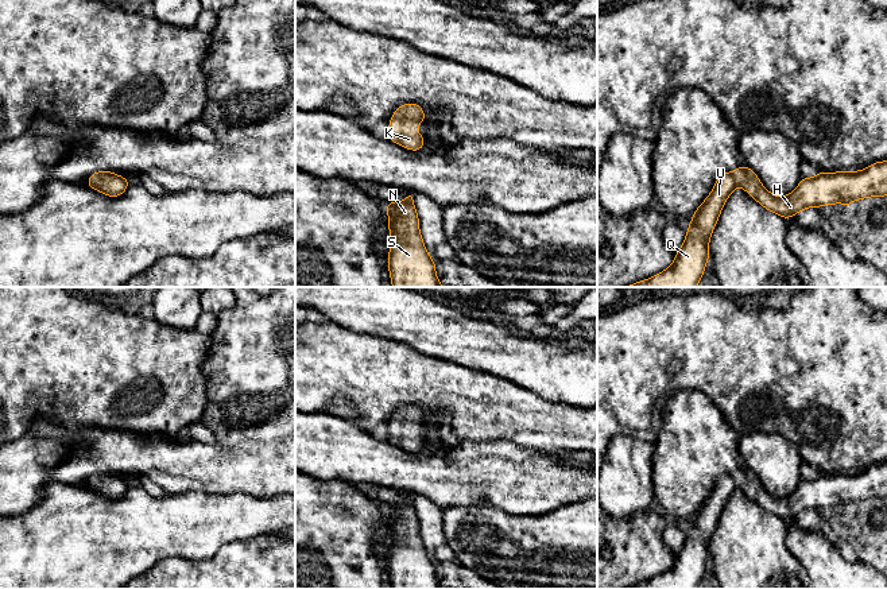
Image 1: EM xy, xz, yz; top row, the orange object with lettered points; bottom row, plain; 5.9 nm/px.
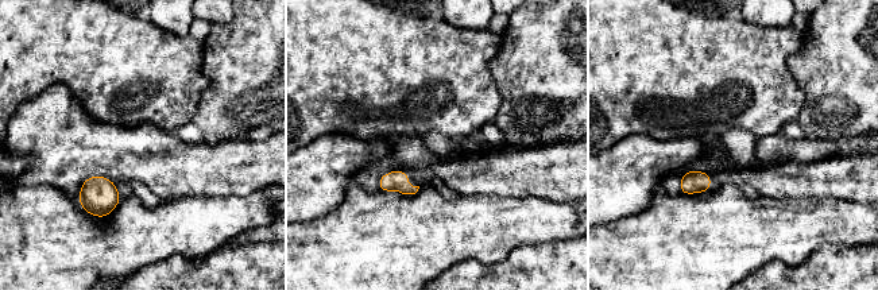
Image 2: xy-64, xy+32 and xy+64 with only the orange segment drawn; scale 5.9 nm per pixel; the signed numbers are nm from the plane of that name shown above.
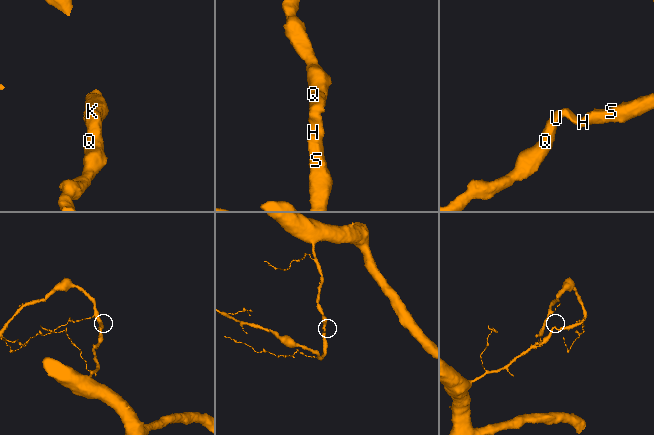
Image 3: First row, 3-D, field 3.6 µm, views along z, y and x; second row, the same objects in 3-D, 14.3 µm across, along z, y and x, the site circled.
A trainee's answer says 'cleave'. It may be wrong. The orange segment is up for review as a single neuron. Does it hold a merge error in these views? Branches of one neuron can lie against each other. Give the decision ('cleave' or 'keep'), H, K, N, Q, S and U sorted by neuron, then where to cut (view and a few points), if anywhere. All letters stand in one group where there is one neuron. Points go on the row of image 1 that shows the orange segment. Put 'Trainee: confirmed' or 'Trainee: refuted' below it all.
keep; groups H K N Q S U; cut none
Trainee: refuted

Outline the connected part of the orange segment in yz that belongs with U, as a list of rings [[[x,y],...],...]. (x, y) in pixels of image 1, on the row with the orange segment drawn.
[[[887,160],[875,162],[860,171],[820,171],[814,178],[801,178],[795,190],[785,197],[771,194],[750,167],[739,166],[717,177],[710,194],[696,209],[683,244],[673,264],[650,279],[624,287],[697,287],[710,256],[709,240],[720,213],[736,186],[756,202],[785,220],[806,208],[844,204],[887,195]]]

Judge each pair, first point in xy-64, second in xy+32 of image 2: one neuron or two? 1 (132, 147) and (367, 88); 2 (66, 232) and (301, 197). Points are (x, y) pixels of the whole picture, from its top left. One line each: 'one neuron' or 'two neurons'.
1: two neurons
2: two neurons

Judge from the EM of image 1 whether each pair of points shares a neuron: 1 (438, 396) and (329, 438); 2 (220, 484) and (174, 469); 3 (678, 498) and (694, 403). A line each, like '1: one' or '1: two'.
1: two
2: one
3: one

